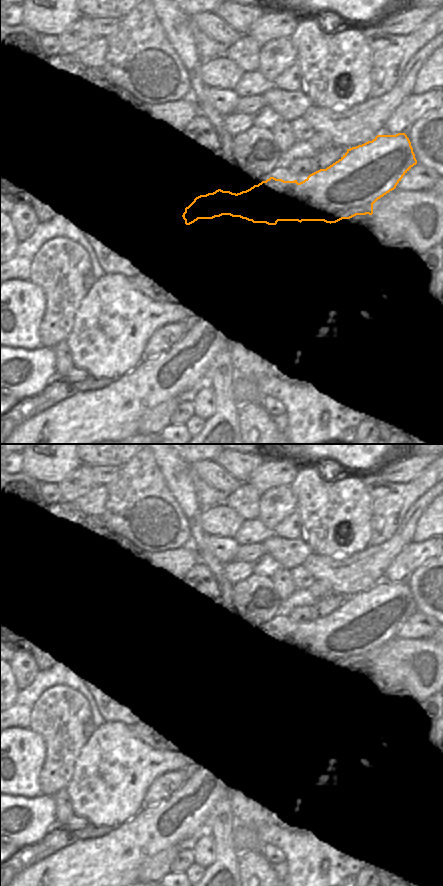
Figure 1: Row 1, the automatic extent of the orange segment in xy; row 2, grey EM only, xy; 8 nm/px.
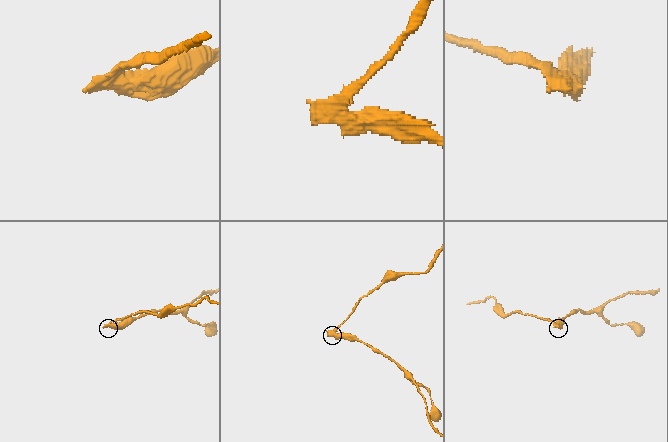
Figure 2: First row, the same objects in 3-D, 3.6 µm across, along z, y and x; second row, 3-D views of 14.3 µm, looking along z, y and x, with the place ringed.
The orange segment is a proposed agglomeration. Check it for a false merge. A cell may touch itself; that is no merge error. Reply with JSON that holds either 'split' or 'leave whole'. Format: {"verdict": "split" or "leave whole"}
{"verdict": "split"}

